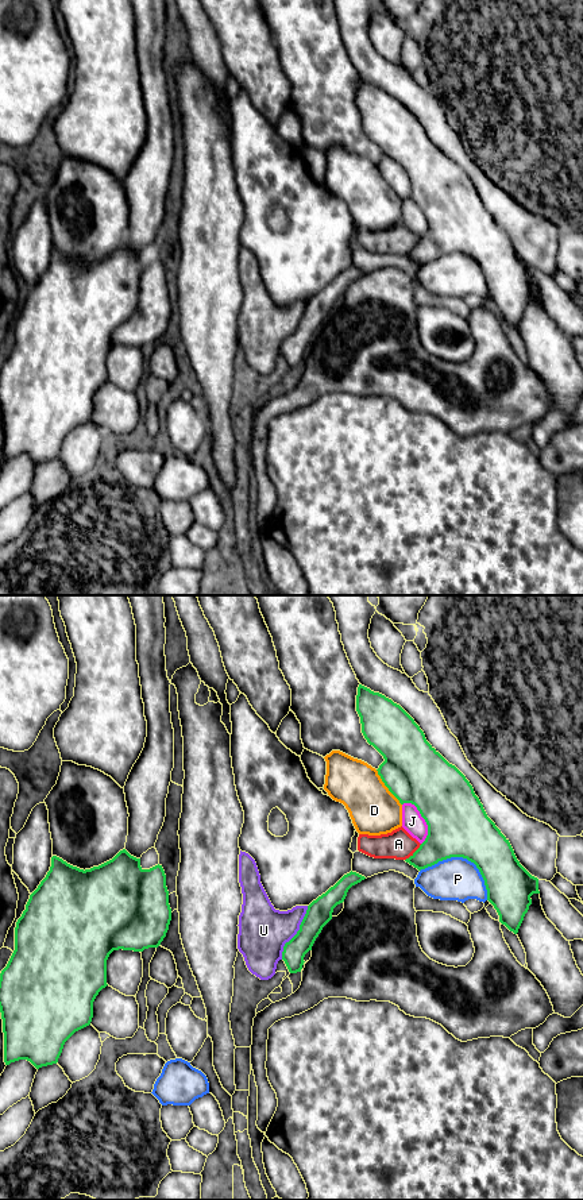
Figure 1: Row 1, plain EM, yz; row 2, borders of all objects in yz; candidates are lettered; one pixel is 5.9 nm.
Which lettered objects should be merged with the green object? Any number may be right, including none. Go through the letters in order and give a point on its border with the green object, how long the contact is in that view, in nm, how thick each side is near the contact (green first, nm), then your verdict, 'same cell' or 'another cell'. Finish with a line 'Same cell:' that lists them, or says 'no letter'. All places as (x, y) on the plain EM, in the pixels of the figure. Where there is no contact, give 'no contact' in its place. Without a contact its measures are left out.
A: meets green in yz at (414, 247); contact 140 nm long; 280 nm thick on the green side, 170 nm on the other; another cell
D: meets green in yz at (386, 181); contact 260 nm long; 360 nm thick on the green side, 300 nm on the other; another cell
J: meets green in yz at (424, 213); contact 280 nm long; 360 nm thick on the green side, 130 nm on the other; another cell
P: meets green in yz at (464, 253); contact 440 nm long; 360 nm thick on the green side, 260 nm on the other; another cell
U: meets green in yz at (297, 328); contact 360 nm long; 150 nm thick on the green side, 300 nm on the other; same cell
Same cell: U

